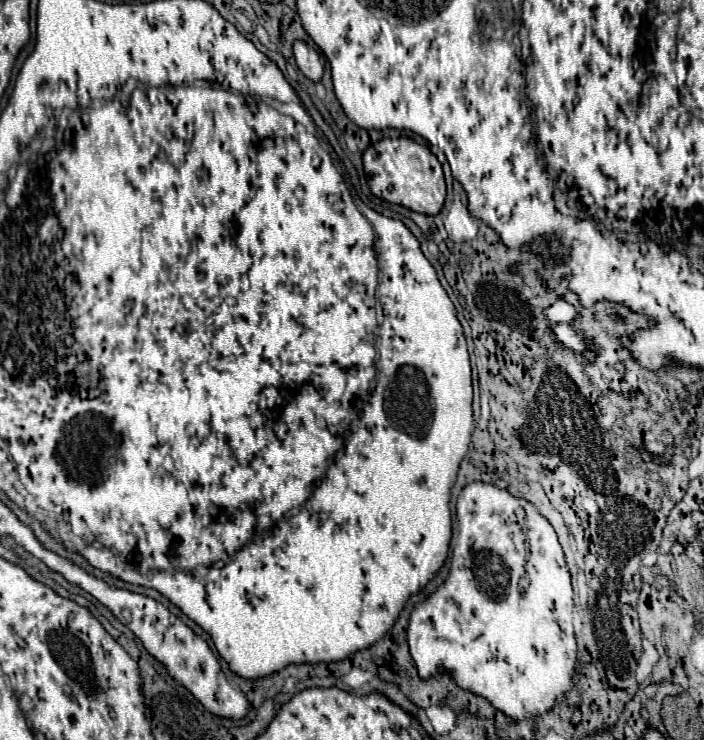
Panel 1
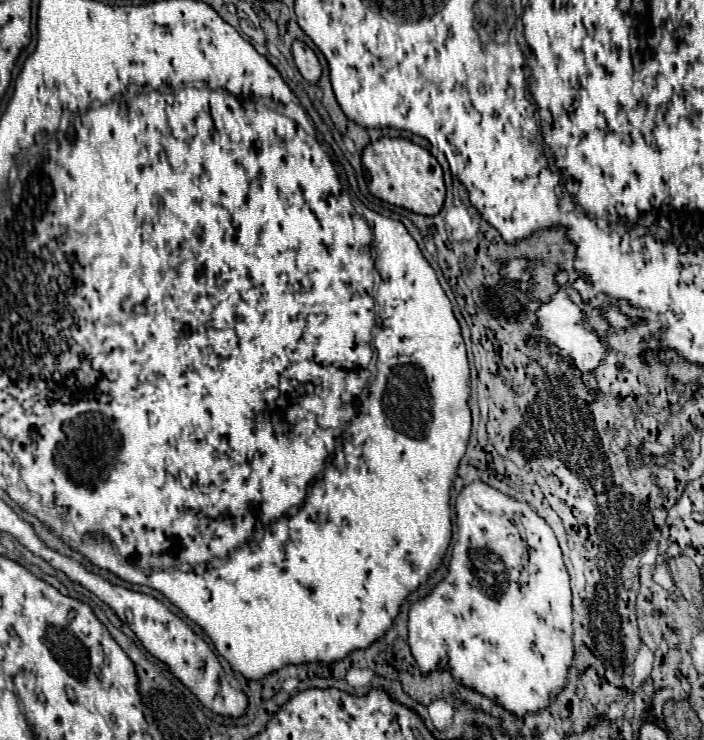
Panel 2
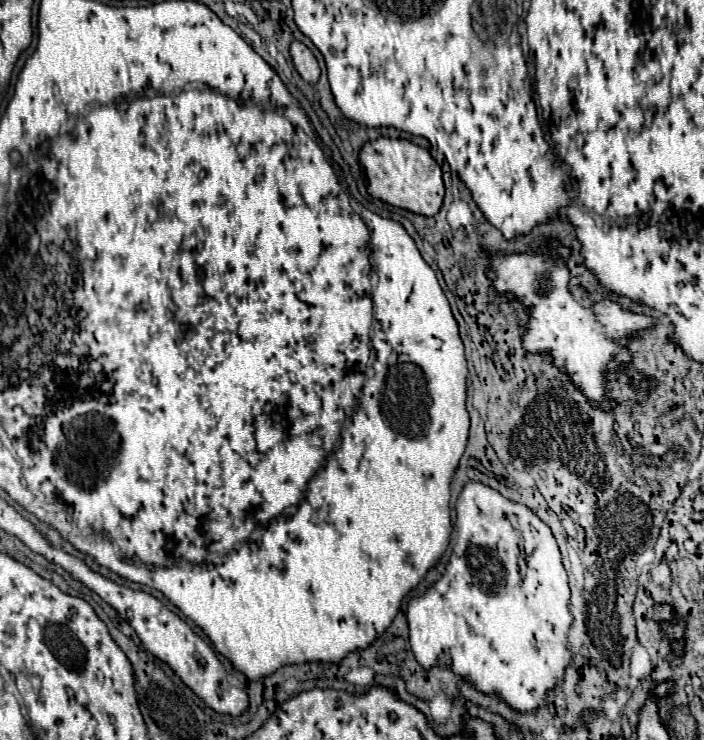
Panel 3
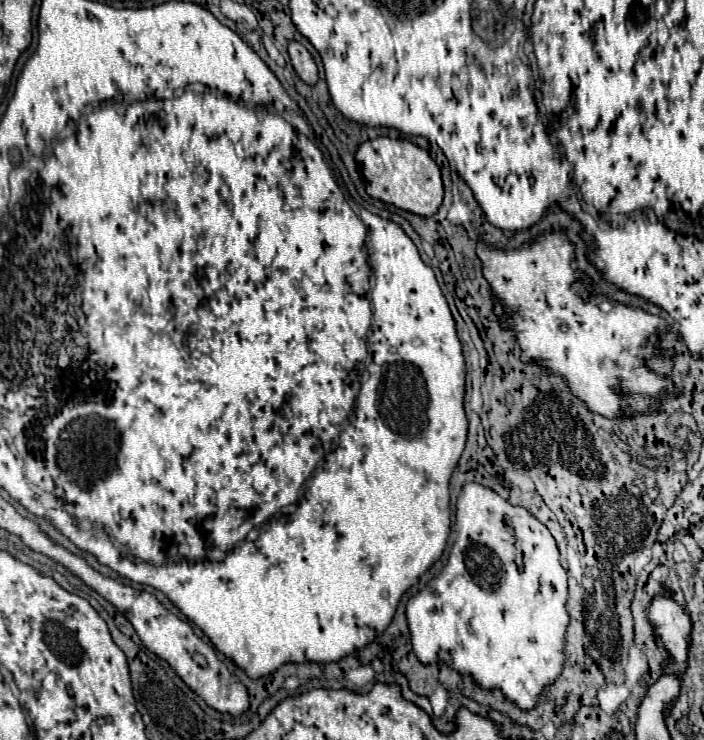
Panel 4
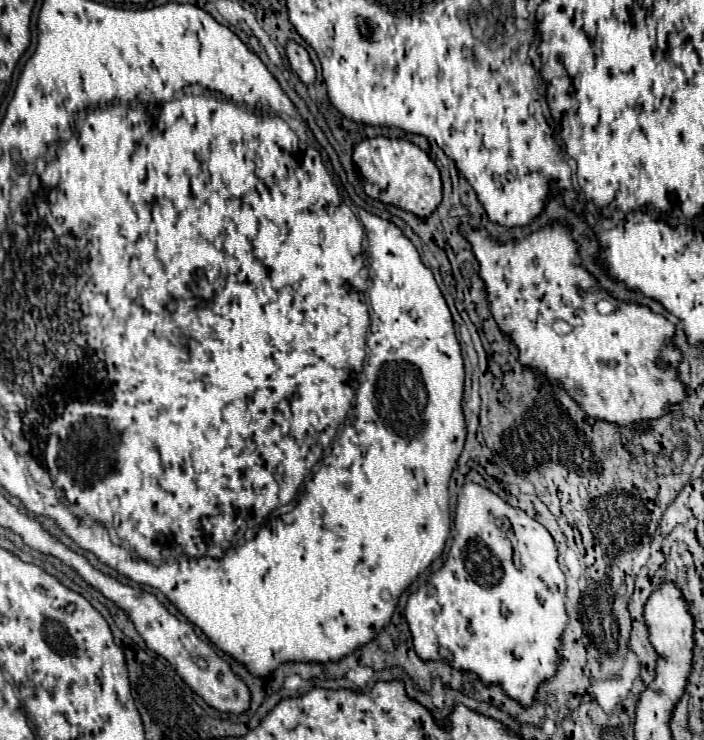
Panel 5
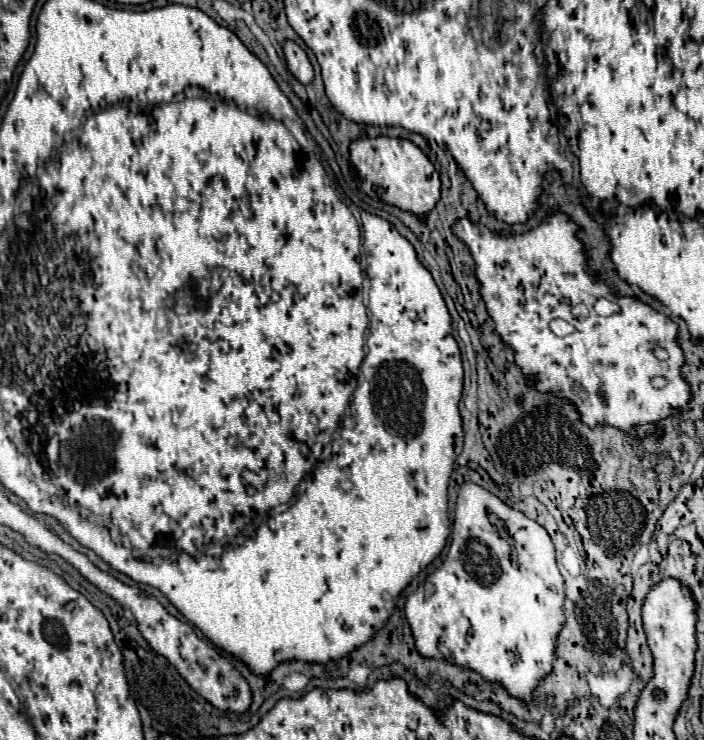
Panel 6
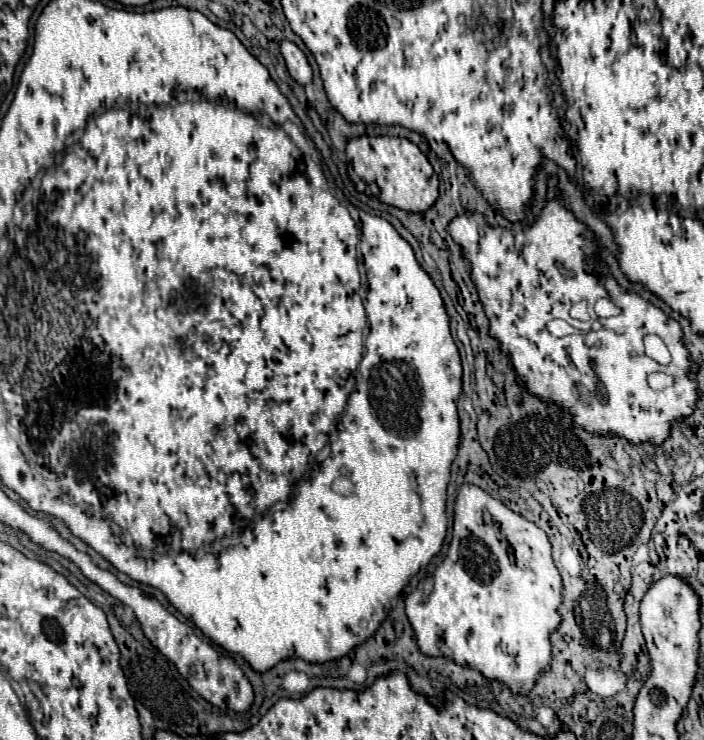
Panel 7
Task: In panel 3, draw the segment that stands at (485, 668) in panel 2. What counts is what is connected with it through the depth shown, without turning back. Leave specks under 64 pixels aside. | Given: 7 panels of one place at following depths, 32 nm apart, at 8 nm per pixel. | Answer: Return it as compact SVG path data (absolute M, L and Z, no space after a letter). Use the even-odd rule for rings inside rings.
M480 482L466 484L456 500L456 532L458 540L444 576L440 576L440 580L436 580L424 594L408 602L406 618L410 626L412 652L422 668L430 668L440 662L440 654L446 646L450 646L450 668L458 676L470 680L486 694L500 694L502 700L518 712L536 710L542 706L546 692L560 682L564 668L570 662L566 638L572 622L568 612L570 588L556 540L550 528L530 508L510 502L500 492ZM486 552L490 552L492 560L500 560L500 568L504 568L504 588L500 588L496 596L492 596L492 592L484 592L474 582L468 568L468 560L472 560L472 556Z

